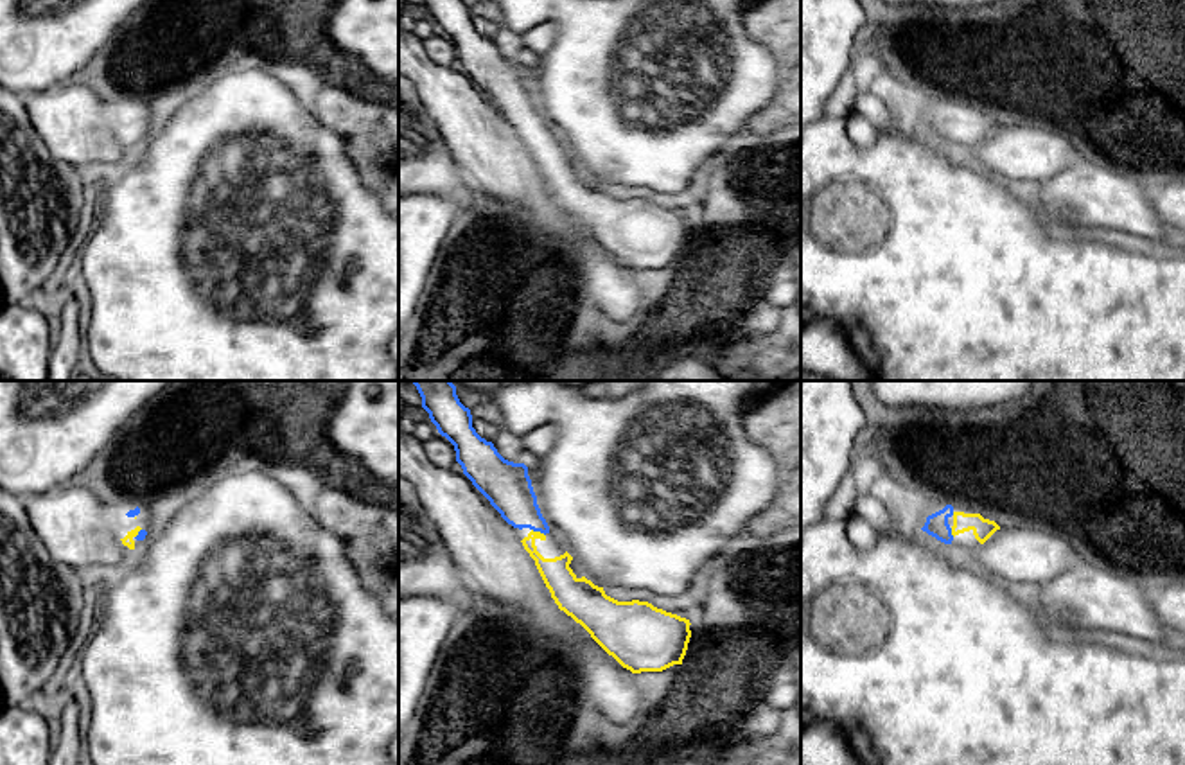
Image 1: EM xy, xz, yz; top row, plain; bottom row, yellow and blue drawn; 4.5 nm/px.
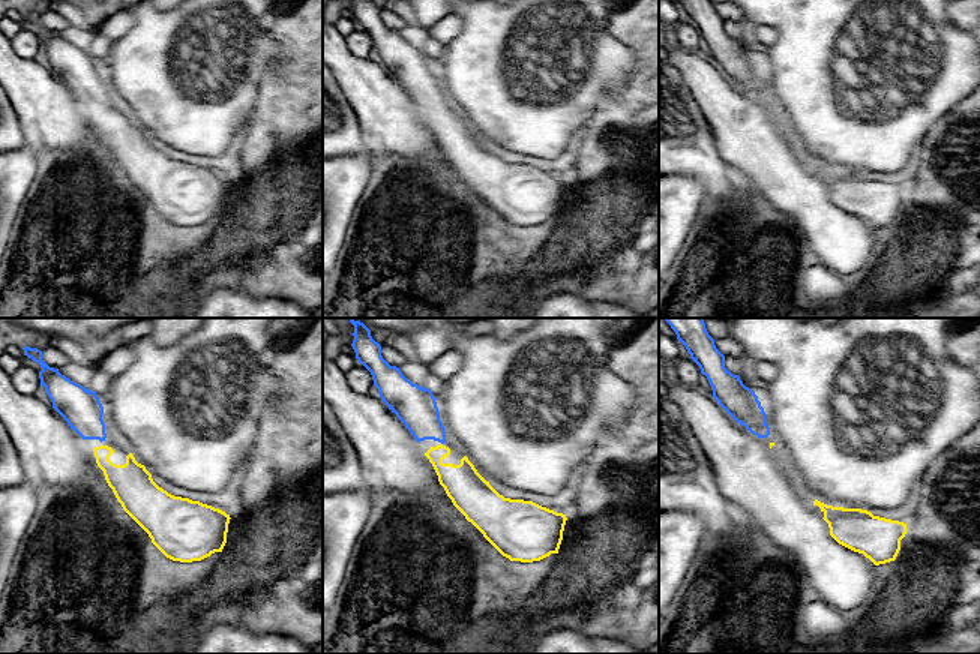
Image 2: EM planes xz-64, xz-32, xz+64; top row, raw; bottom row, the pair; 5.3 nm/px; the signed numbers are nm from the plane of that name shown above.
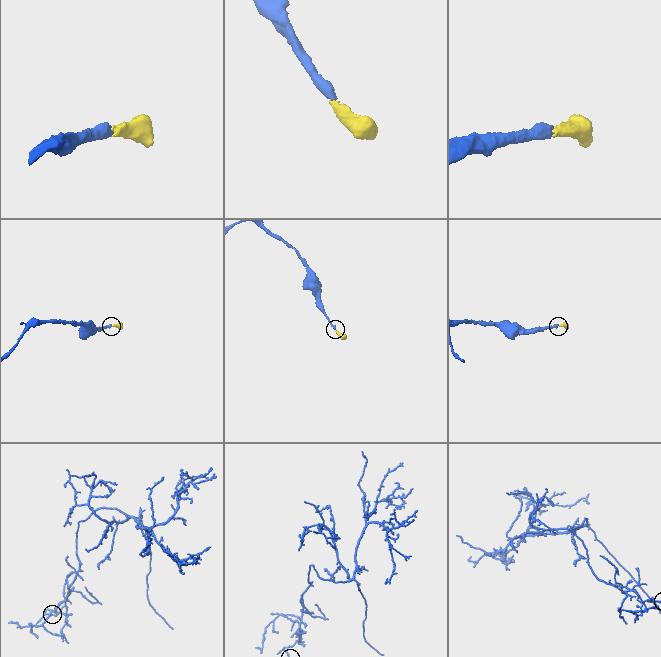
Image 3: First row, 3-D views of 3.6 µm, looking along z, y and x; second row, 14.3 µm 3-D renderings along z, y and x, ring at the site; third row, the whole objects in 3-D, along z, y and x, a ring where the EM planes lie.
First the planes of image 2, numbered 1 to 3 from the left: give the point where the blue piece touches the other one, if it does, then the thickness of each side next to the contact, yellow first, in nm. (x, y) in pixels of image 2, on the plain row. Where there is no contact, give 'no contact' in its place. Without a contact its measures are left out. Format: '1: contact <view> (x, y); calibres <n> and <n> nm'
1: no contact
2: no contact
3: no contact

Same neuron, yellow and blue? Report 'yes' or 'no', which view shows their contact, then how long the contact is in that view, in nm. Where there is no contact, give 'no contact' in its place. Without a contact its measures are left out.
yes | xz | 70 nm

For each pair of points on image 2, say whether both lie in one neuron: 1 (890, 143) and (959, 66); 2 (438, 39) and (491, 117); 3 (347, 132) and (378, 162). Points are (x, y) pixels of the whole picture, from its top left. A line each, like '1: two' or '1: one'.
1: one
2: two
3: one

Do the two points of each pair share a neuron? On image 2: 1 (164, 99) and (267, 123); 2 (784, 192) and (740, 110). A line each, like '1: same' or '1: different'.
1: different
2: same

